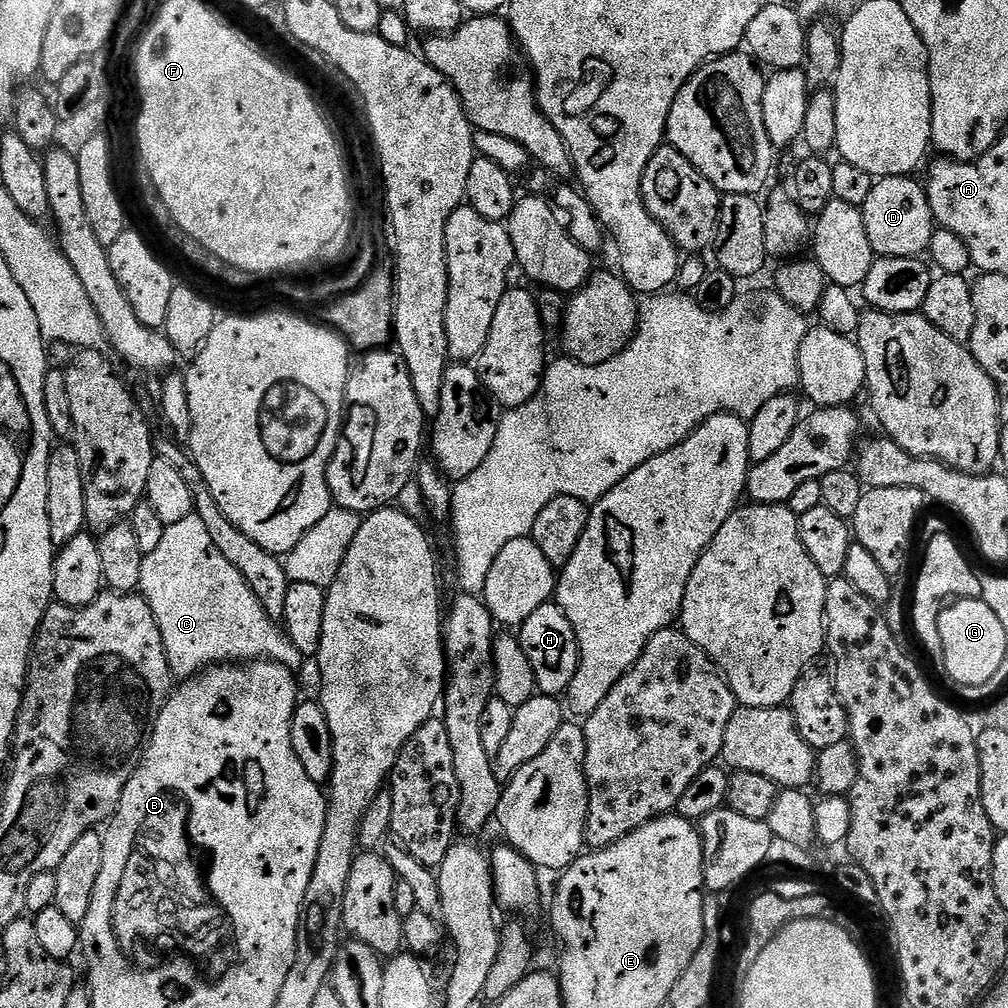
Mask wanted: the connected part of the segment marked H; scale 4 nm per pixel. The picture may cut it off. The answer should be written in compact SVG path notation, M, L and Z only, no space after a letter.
M549 602L538 606L538 610L520 625L518 639L536 675L537 689L545 696L563 697L580 665L580 647L574 626L570 626L570 618L566 618L560 605Z

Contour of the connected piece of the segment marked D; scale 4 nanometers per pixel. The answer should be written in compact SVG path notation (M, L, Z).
M882 176L873 183L869 197L866 198L862 211L866 222L866 238L870 238L870 246L877 257L883 258L920 258L930 246L930 238L934 231L934 221L928 194L923 183L920 184L912 176Z

